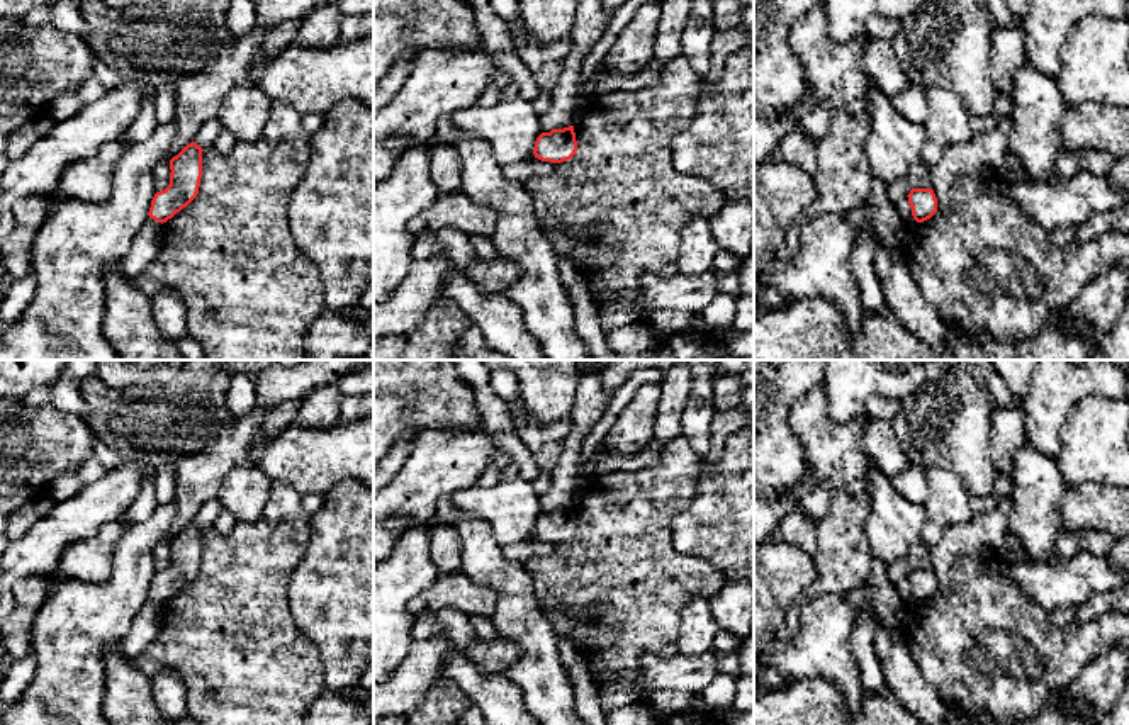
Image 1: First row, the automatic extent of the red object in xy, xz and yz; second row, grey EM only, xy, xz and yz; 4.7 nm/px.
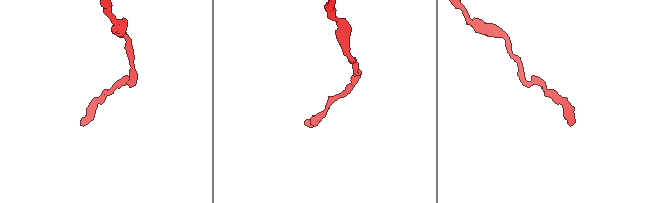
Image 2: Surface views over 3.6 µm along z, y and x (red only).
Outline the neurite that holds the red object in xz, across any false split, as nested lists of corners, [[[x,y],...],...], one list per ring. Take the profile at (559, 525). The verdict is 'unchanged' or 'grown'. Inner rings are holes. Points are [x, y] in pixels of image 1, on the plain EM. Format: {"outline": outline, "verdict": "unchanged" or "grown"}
{"outline": [[[574,506],[542,513],[535,521],[533,535],[542,542],[562,543],[577,531]]], "verdict": "unchanged"}

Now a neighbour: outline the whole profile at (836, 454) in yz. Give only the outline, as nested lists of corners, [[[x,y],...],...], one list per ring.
[[[815,385],[806,396],[795,401],[788,411],[788,426],[800,438],[806,465],[830,494],[849,492],[854,497],[868,491],[869,455],[862,445],[868,414],[849,423],[834,423],[827,416],[825,385]]]

